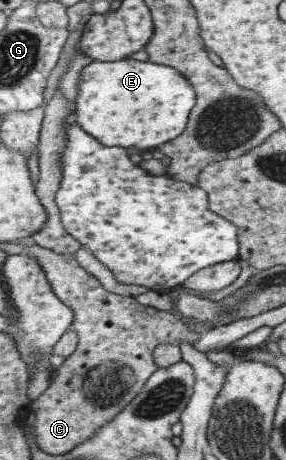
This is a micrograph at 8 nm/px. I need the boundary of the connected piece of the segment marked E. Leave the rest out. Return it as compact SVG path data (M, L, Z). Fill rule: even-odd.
M123 59L123 61L95 61L81 70L77 94L77 123L97 137L103 145L149 149L179 137L189 121L191 109L196 107L197 94L192 81L173 66L151 61Z

